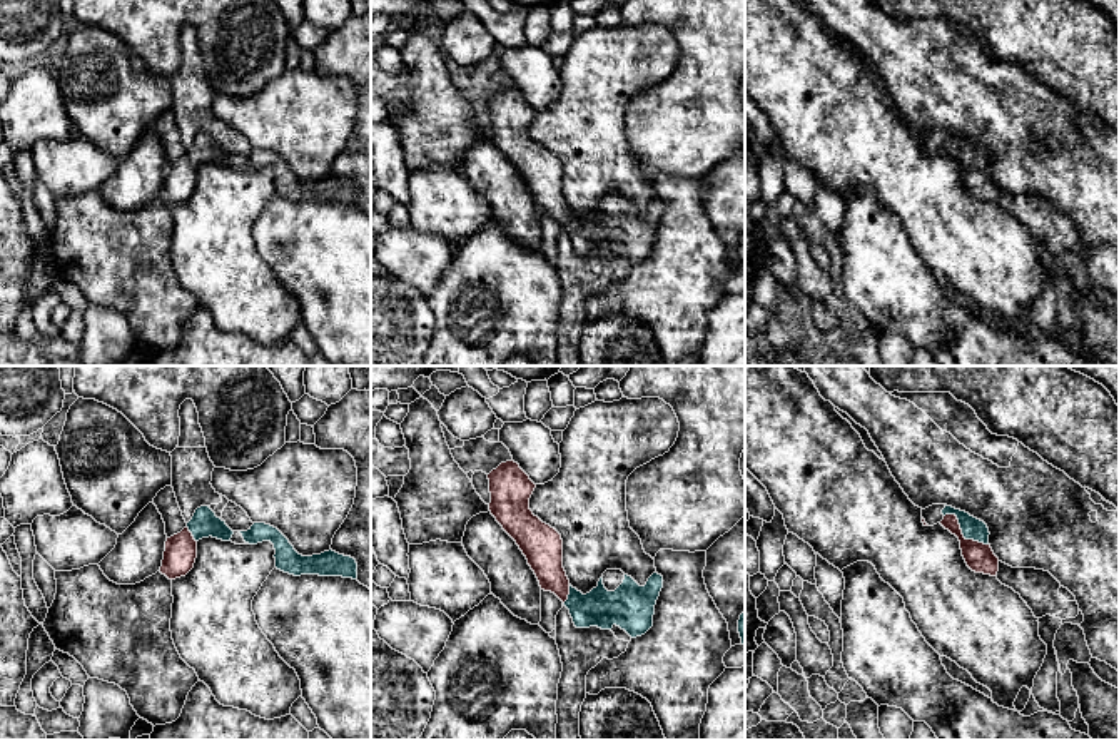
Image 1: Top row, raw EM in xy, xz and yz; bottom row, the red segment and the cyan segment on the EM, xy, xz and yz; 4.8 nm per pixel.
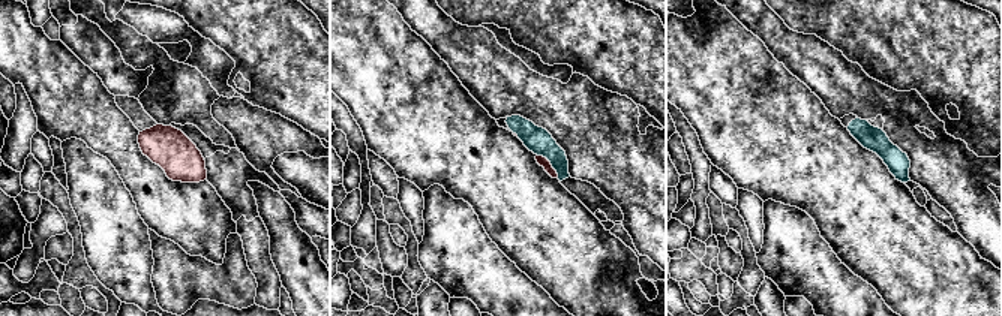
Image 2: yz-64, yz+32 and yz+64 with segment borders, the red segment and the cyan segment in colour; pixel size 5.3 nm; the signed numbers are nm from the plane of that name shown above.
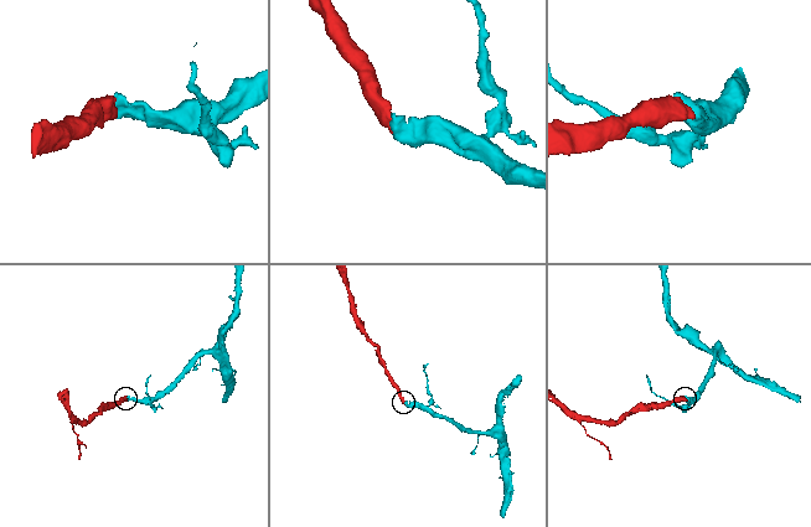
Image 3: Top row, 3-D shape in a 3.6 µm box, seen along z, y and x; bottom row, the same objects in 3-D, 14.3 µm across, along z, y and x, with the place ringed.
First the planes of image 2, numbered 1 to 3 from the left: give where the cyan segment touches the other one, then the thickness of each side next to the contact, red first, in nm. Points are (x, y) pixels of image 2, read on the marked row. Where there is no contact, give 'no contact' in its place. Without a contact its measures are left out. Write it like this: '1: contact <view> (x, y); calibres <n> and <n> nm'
1: no contact
2: contact yz+32 (549, 163); calibres 50 and 140 nm
3: no contact

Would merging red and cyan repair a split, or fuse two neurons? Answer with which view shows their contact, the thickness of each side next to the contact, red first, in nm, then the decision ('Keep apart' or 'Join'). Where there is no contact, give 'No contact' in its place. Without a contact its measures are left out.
Touches red in yz. Thickness 140 nm (red) against 110 nm. Join

